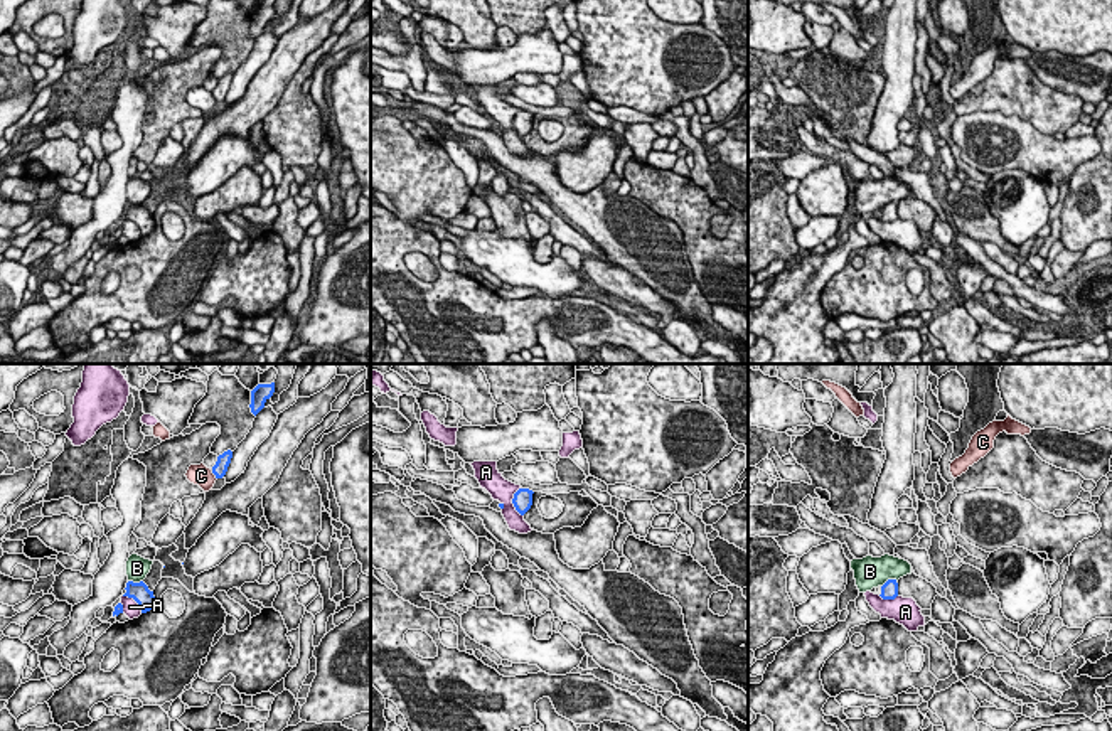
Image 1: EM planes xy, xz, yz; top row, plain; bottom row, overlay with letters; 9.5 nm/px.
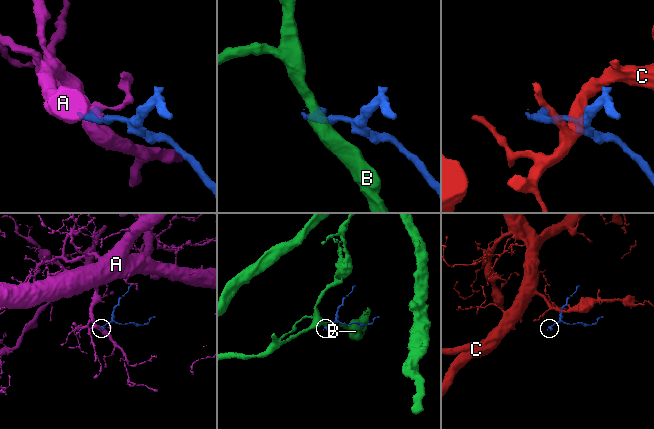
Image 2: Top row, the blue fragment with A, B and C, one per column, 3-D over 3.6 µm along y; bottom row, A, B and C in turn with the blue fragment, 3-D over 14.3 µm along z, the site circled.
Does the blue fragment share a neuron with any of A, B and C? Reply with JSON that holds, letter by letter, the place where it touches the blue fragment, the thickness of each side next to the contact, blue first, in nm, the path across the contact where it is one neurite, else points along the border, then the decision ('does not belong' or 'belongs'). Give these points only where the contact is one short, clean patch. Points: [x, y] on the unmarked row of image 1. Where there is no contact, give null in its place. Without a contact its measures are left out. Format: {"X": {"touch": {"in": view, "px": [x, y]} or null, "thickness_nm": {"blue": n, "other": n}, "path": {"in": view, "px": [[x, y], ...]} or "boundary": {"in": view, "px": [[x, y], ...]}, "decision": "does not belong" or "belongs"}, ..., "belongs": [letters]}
{"A": {"touch": {"in": "xz", "px": [513, 125]}, "thickness_nm": {"blue": 190, "other": 220}, "boundary": {"in": "xz", "px": [[519, 110], [513, 128], [523, 138]]}, "decision": "does not belong"}, "B": {"touch": {"in": "yz", "px": [888, 202]}, "thickness_nm": {"blue": 160, "other": 300}, "boundary": {"in": "yz", "px": [[897, 202], [888, 202], [882, 209]]}, "decision": "does not belong"}, "C": {"touch": {"in": "xy", "px": [214, 96]}, "thickness_nm": {"blue": 140, "other": 200}, "boundary": {"in": "xy", "px": [[211, 93], [216, 101]]}, "decision": "does not belong"}, "belongs": []}

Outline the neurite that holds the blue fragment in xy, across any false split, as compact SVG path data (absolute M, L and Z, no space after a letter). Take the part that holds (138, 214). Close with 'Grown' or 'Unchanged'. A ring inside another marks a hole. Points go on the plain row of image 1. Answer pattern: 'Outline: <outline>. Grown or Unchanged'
Outline: M128 204L125 212L126 216L123 219L133 221L138 226L142 236L147 236L153 231L155 227L153 214L150 214L143 204L140 205Z. Unchanged

